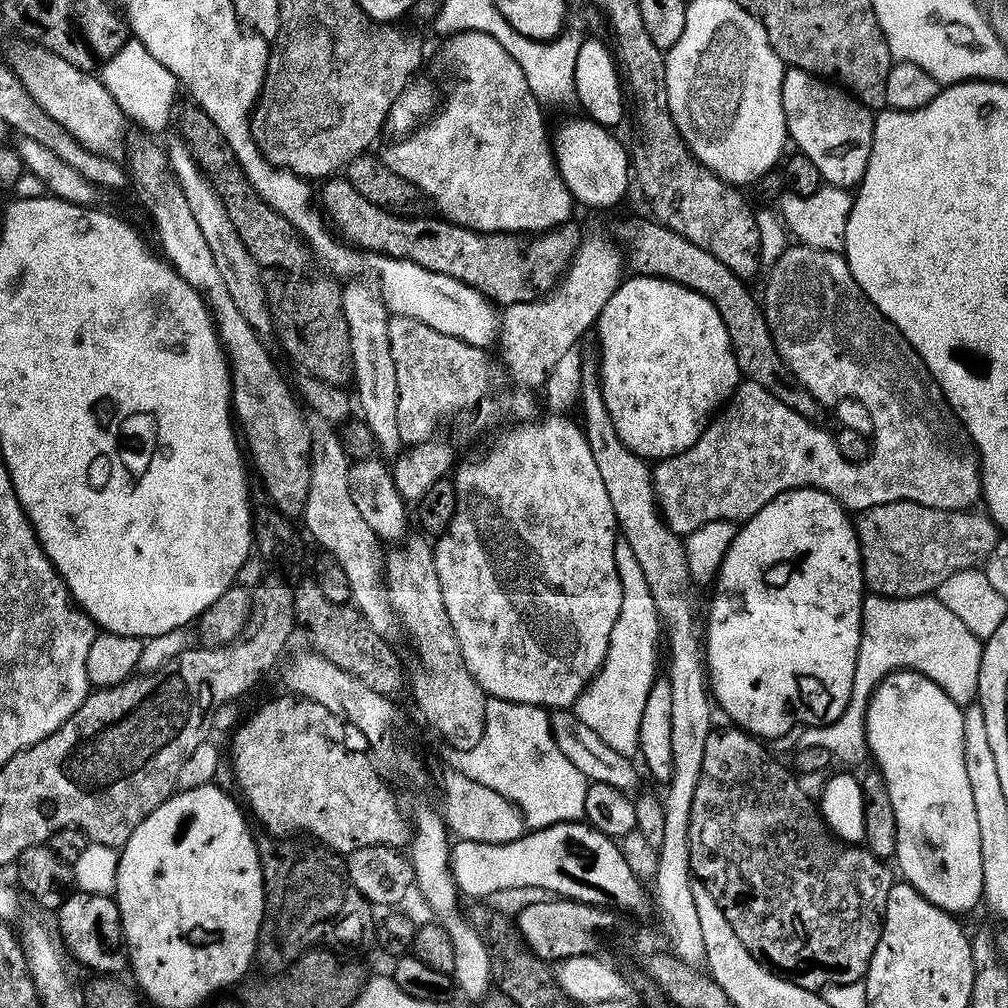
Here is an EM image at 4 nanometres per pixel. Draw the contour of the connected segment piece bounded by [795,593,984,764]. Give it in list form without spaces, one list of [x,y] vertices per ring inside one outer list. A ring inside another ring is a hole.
[[[876,593],[865,595],[860,623],[859,654],[855,660],[854,683],[846,710],[832,723],[809,725],[799,731],[795,747],[826,748],[833,759],[858,764],[868,758],[865,734],[865,712],[873,690],[892,671],[920,672],[942,686],[953,701],[961,706],[977,697],[978,674],[981,670],[983,641],[969,630],[947,606],[929,594],[894,599]]]

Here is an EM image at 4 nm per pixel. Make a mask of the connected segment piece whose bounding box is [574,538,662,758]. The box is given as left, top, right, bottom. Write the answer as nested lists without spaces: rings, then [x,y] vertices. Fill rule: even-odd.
[[[617,539],[614,560],[622,582],[622,610],[618,610],[614,630],[610,630],[604,664],[576,699],[574,713],[607,746],[632,758],[640,751],[642,710],[646,710],[646,698],[658,678],[656,659],[660,648],[662,652],[662,621],[654,606],[654,594],[650,594],[650,586],[646,586],[646,574],[642,574],[642,566],[638,566],[638,558],[634,550],[630,550],[630,542]]]

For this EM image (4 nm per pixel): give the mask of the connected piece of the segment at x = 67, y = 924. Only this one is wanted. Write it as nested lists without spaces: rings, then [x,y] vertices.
[[[73,890],[69,892],[62,906],[55,913],[56,924],[60,927],[59,939],[64,939],[63,947],[96,974],[120,974],[129,967],[128,949],[124,943],[124,931],[120,921],[120,911],[111,895],[90,894]]]

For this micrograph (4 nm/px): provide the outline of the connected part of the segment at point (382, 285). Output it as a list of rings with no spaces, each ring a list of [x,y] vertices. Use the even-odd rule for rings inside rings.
[[[381,254],[374,260],[374,284],[392,316],[413,316],[442,334],[457,336],[462,342],[483,350],[497,343],[498,312],[489,297],[460,280],[446,274],[434,274],[409,260],[396,260]]]

